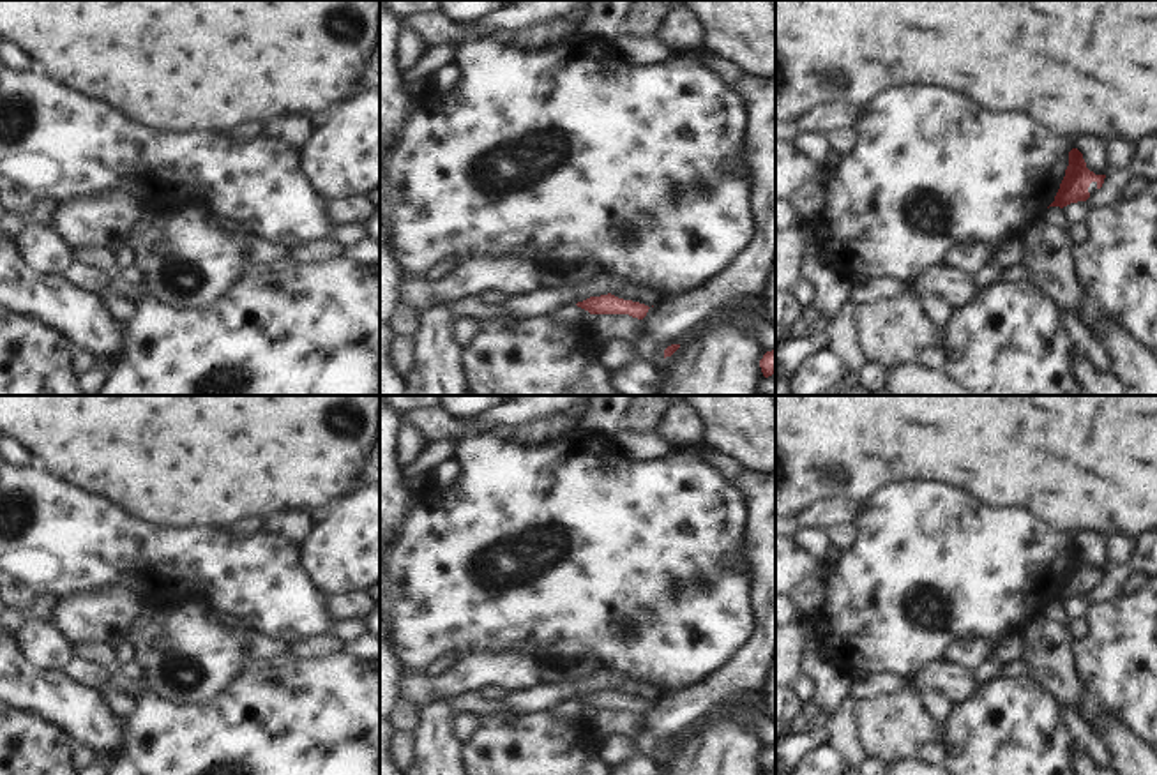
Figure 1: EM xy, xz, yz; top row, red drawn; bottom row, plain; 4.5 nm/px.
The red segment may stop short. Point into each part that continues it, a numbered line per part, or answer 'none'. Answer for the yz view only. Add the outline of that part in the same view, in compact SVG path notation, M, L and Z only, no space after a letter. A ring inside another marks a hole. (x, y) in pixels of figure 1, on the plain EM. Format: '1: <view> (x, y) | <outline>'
none

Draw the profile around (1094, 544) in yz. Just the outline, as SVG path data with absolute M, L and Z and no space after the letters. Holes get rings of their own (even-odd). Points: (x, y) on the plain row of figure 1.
M1079 530L1072 533L1074 544L1083 549L1086 563L1095 570L1109 570L1108 537L1095 530Z

